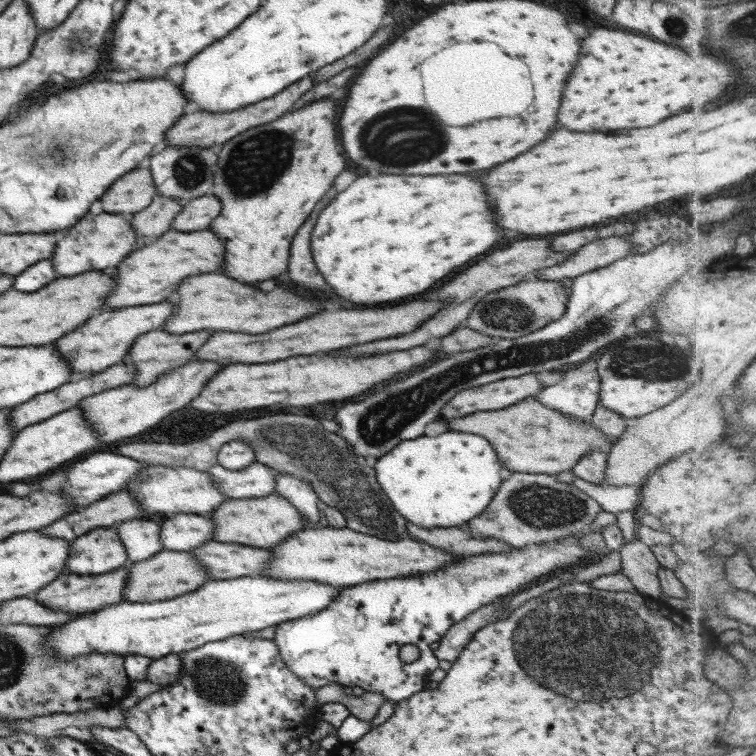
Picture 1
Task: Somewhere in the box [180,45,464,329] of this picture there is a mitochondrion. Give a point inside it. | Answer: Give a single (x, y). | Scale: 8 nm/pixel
(380, 141)

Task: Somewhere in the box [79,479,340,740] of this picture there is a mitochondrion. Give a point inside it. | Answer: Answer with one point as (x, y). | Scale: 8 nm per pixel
(218, 682)

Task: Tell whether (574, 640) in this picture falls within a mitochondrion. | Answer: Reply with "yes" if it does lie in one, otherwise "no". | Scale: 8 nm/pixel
yes

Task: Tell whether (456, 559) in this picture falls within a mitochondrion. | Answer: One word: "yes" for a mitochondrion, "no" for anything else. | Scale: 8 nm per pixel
no

